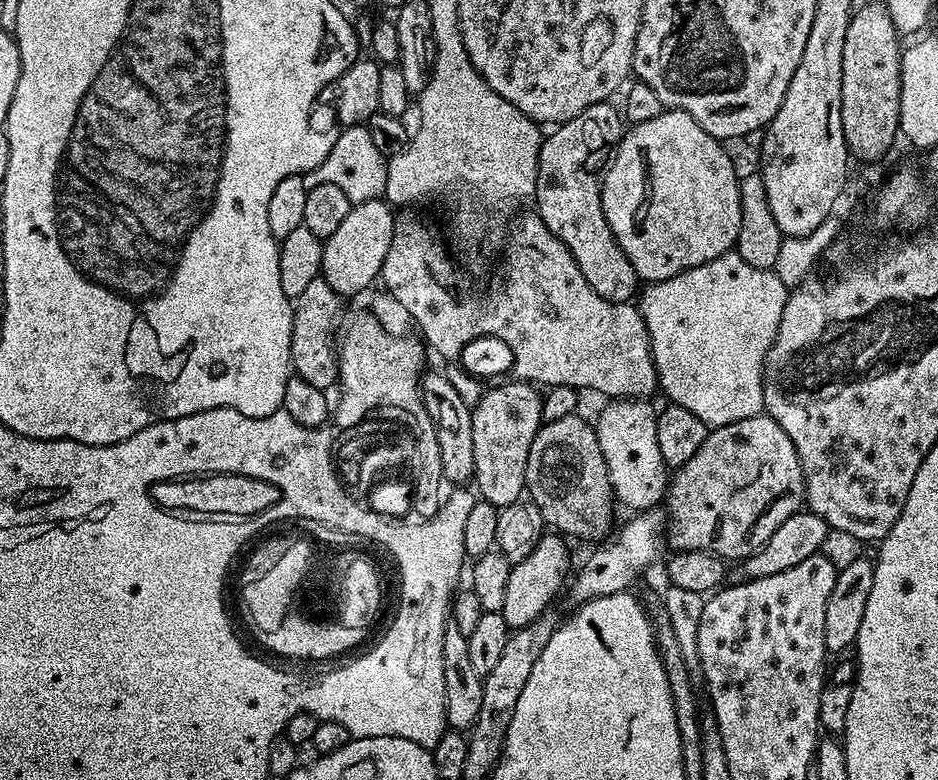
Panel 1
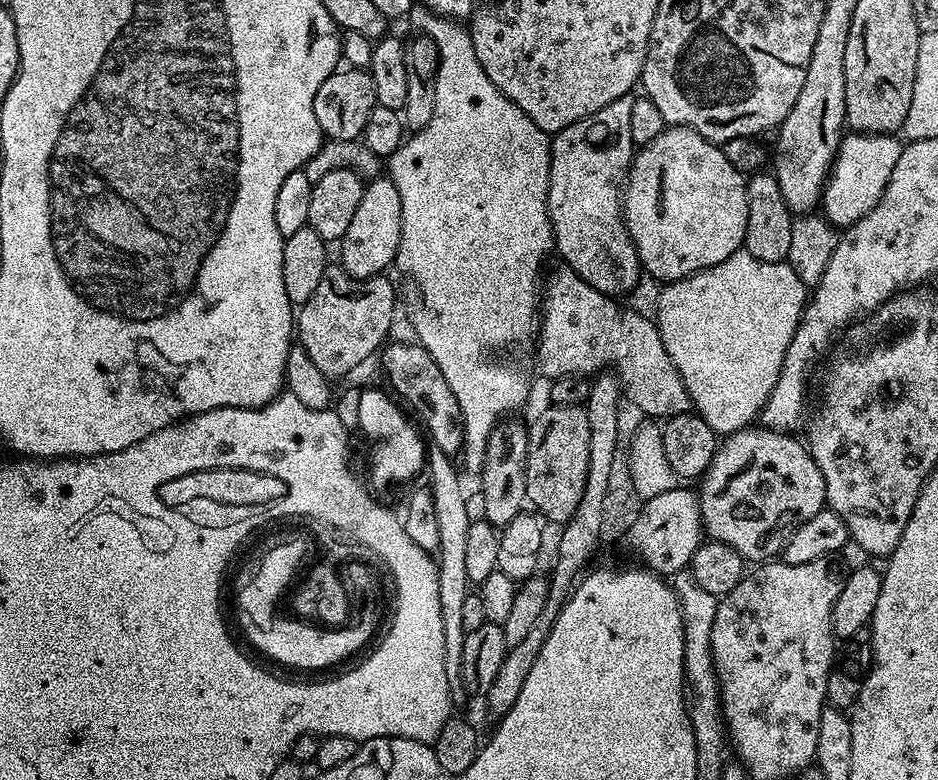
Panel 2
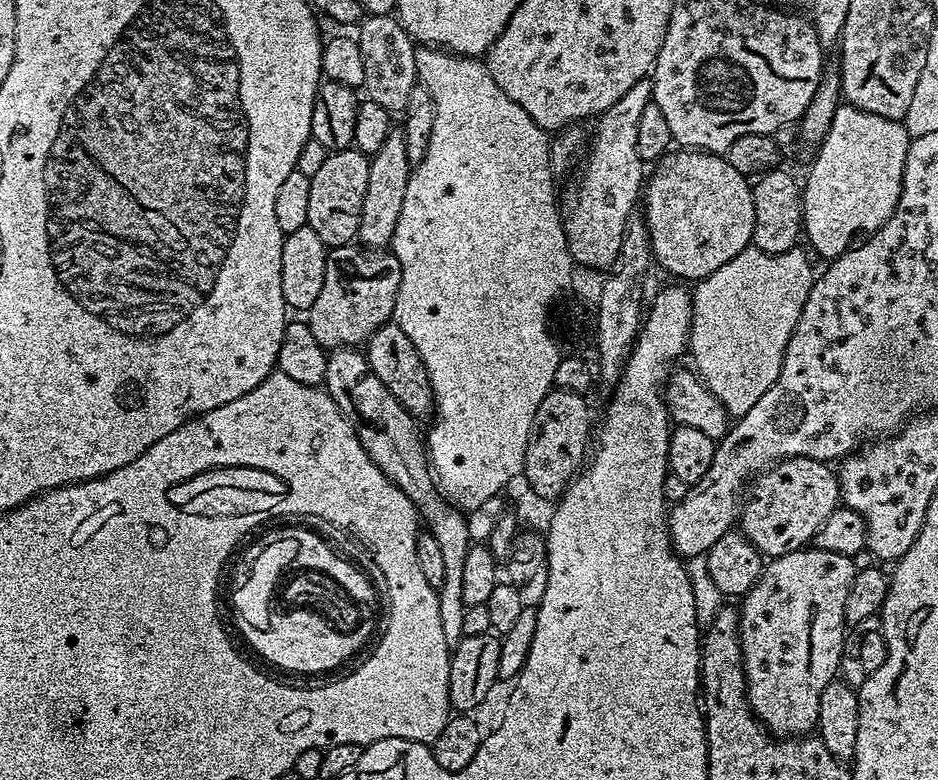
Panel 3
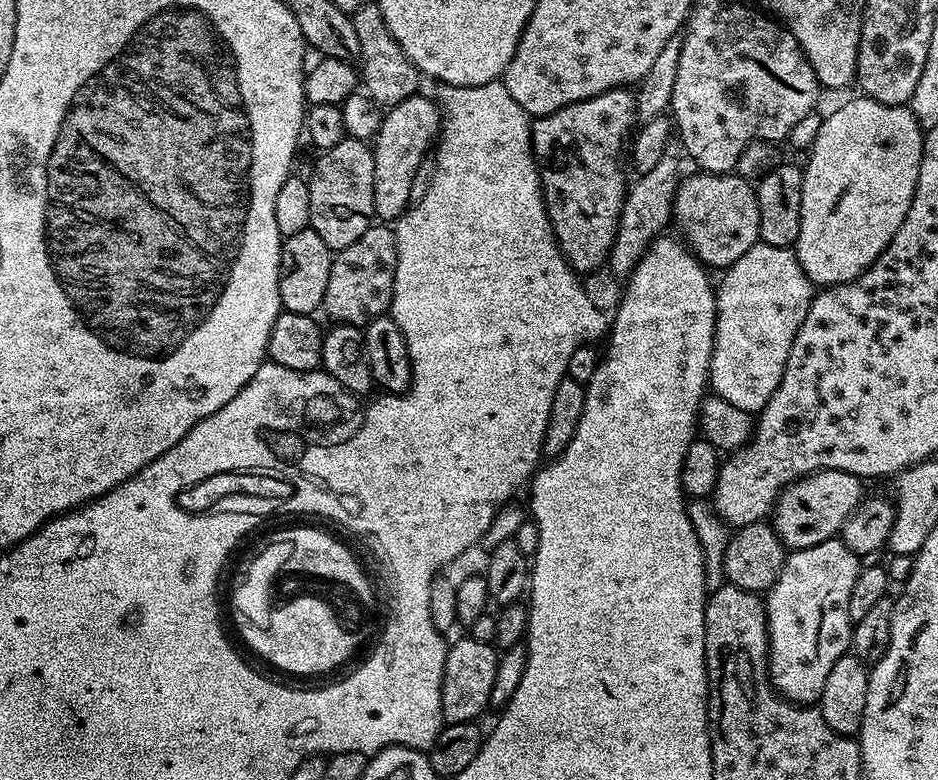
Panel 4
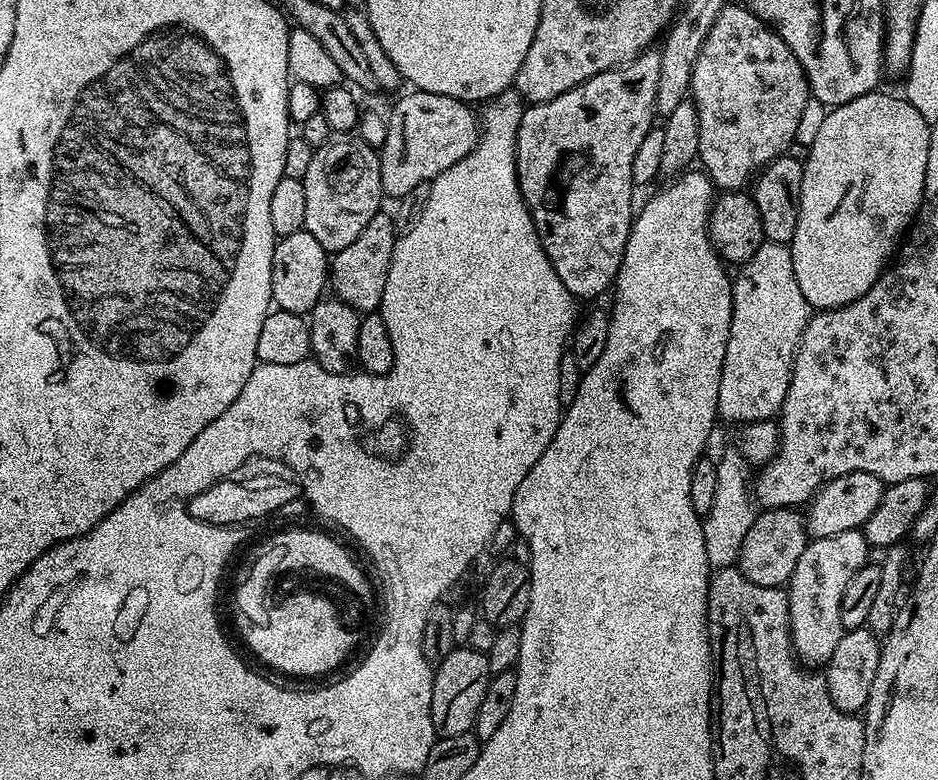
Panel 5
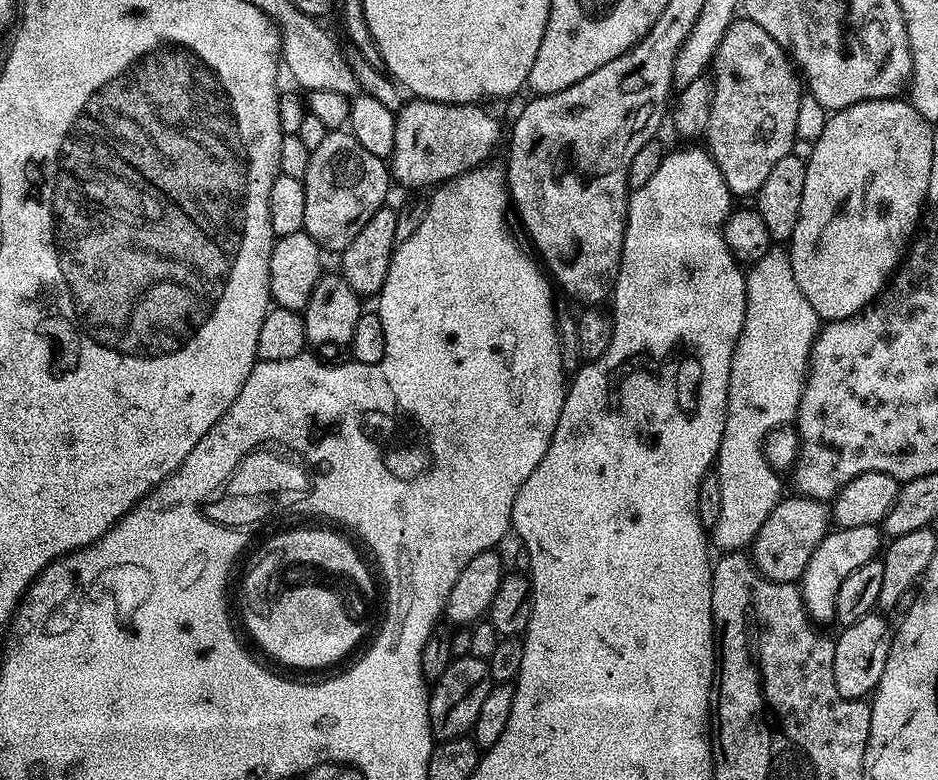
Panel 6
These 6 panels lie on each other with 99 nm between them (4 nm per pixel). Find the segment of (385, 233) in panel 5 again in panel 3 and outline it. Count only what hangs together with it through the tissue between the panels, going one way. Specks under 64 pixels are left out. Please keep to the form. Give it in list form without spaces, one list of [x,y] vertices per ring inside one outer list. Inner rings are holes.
[[[359,243],[333,248],[326,258],[322,291],[306,313],[306,323],[326,350],[363,345],[377,330],[393,319],[394,302],[402,282],[402,266],[390,250],[366,248]]]

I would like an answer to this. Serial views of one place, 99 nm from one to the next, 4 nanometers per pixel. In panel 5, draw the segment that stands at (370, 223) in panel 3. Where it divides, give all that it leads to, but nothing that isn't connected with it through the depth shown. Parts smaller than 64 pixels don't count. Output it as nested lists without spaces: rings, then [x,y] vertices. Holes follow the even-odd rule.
[[[408,90],[408,93],[397,102],[388,116],[388,129],[384,132],[384,145],[379,145],[380,177],[385,197],[401,198],[413,190],[419,183],[432,181],[438,174],[450,170],[470,150],[474,150],[480,138],[480,125],[477,113],[471,112],[469,105],[458,98],[450,98],[446,94],[434,94],[419,90]]]

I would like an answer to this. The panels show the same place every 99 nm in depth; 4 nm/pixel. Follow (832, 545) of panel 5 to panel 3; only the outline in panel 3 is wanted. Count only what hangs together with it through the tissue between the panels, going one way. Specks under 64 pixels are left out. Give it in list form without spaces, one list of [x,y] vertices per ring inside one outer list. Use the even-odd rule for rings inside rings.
[[[815,546],[769,559],[758,582],[742,597],[740,613],[740,649],[744,655],[744,677],[748,683],[748,704],[756,719],[777,738],[807,736],[818,722],[818,702],[822,690],[837,679],[840,660],[846,654],[846,594],[858,571],[853,557],[834,554]]]

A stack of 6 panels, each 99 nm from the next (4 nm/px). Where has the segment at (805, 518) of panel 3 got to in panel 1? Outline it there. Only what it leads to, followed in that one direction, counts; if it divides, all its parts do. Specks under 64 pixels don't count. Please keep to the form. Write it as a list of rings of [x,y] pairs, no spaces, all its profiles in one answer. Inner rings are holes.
[[[767,414],[742,418],[742,422],[711,429],[694,458],[671,473],[666,493],[666,544],[678,552],[713,552],[725,561],[743,562],[762,550],[774,538],[774,530],[805,504],[804,471],[790,434]]]

